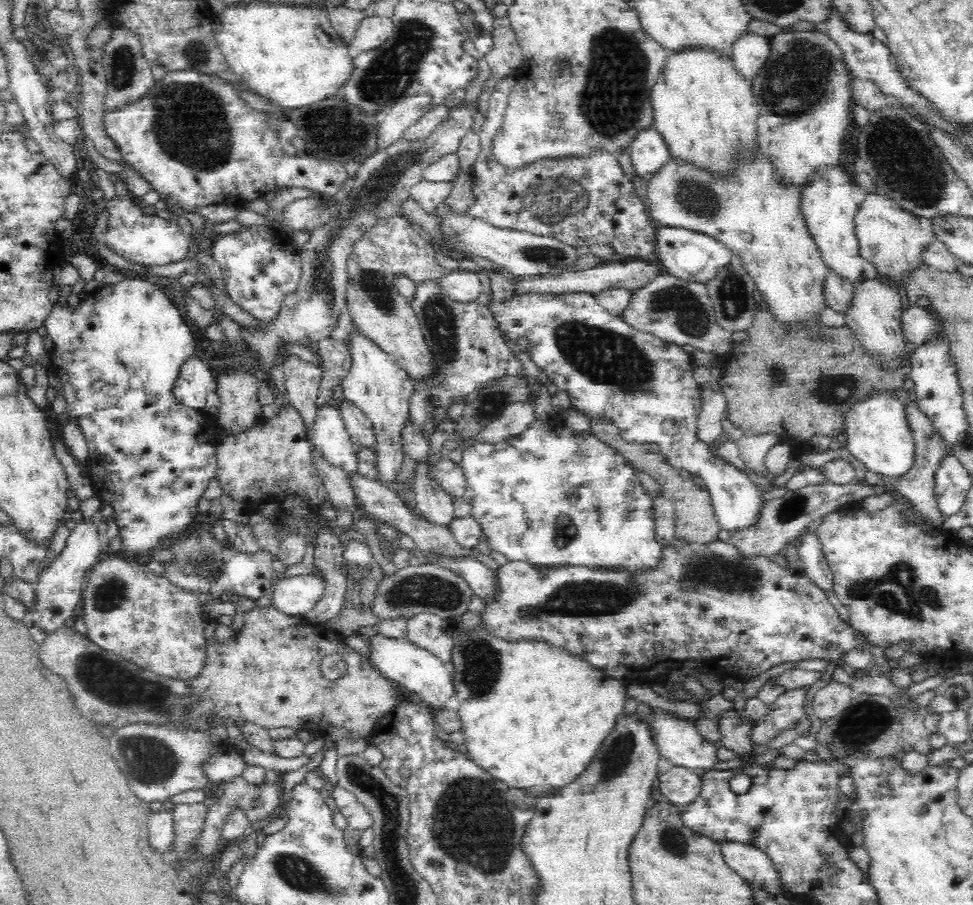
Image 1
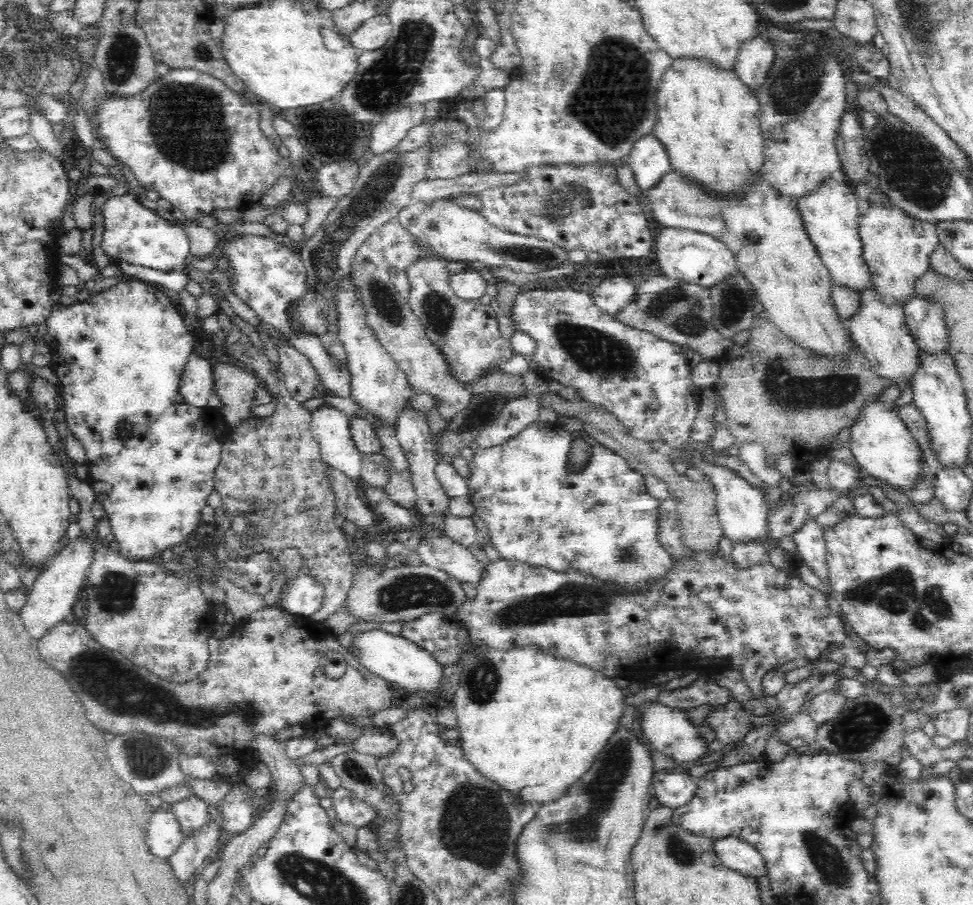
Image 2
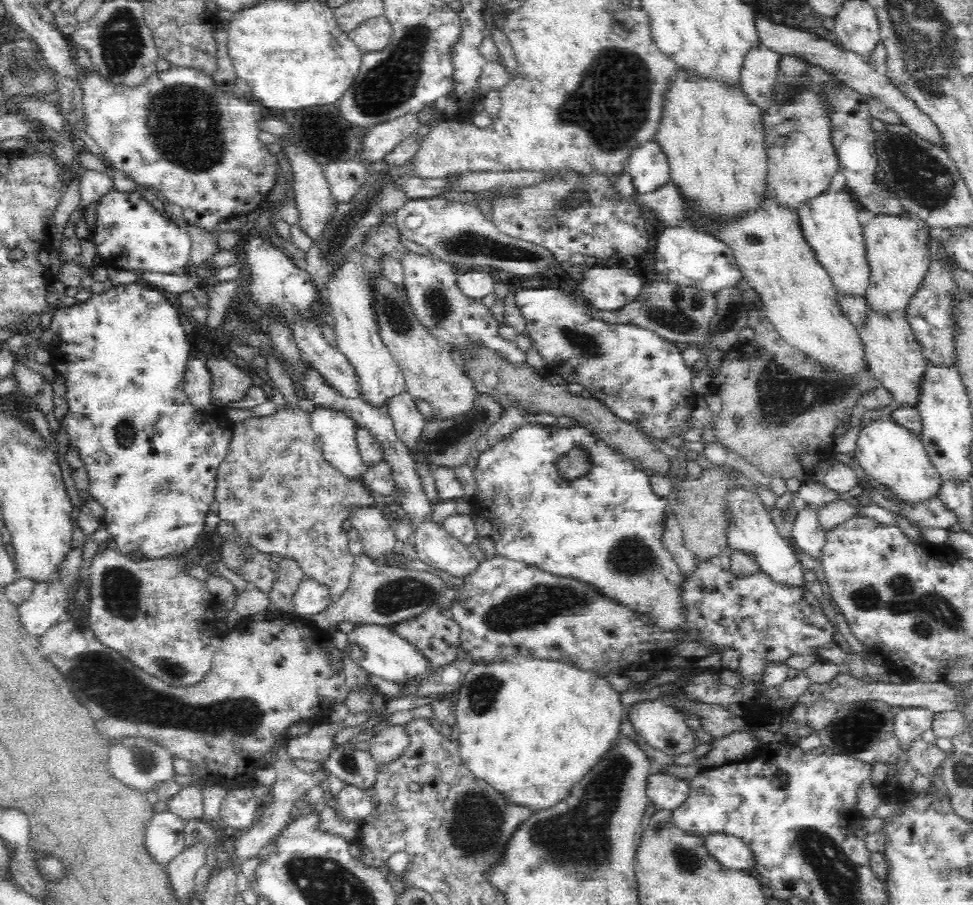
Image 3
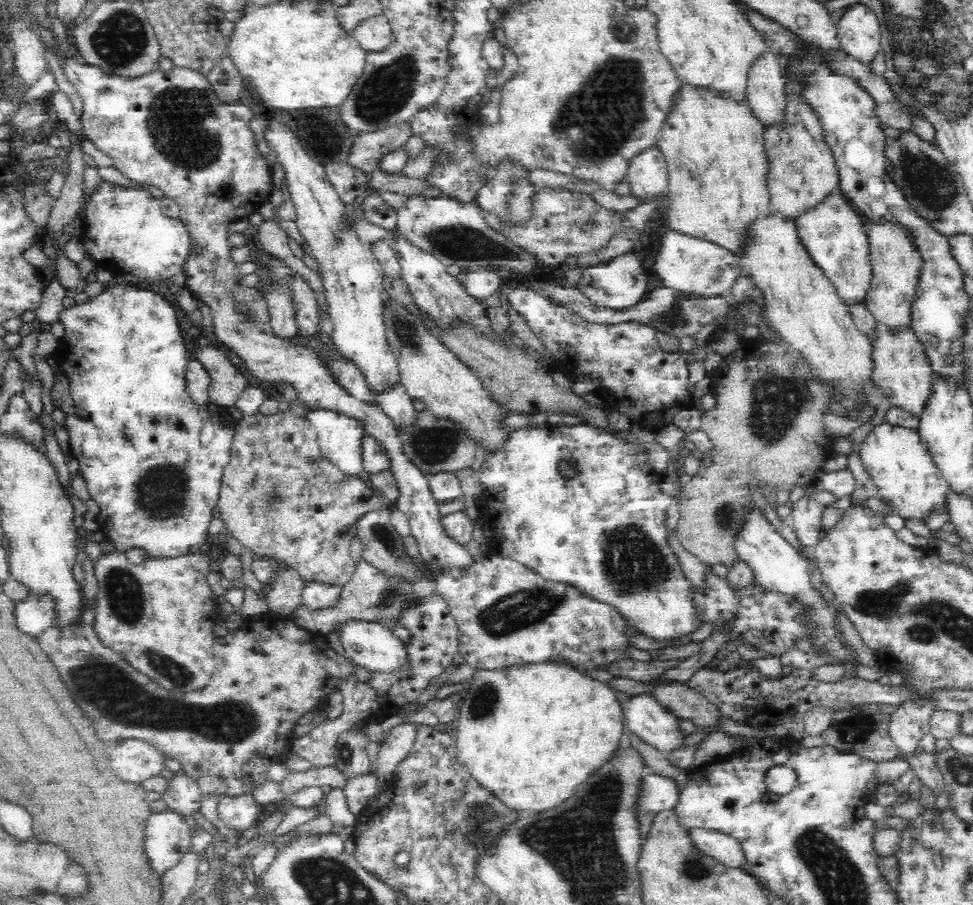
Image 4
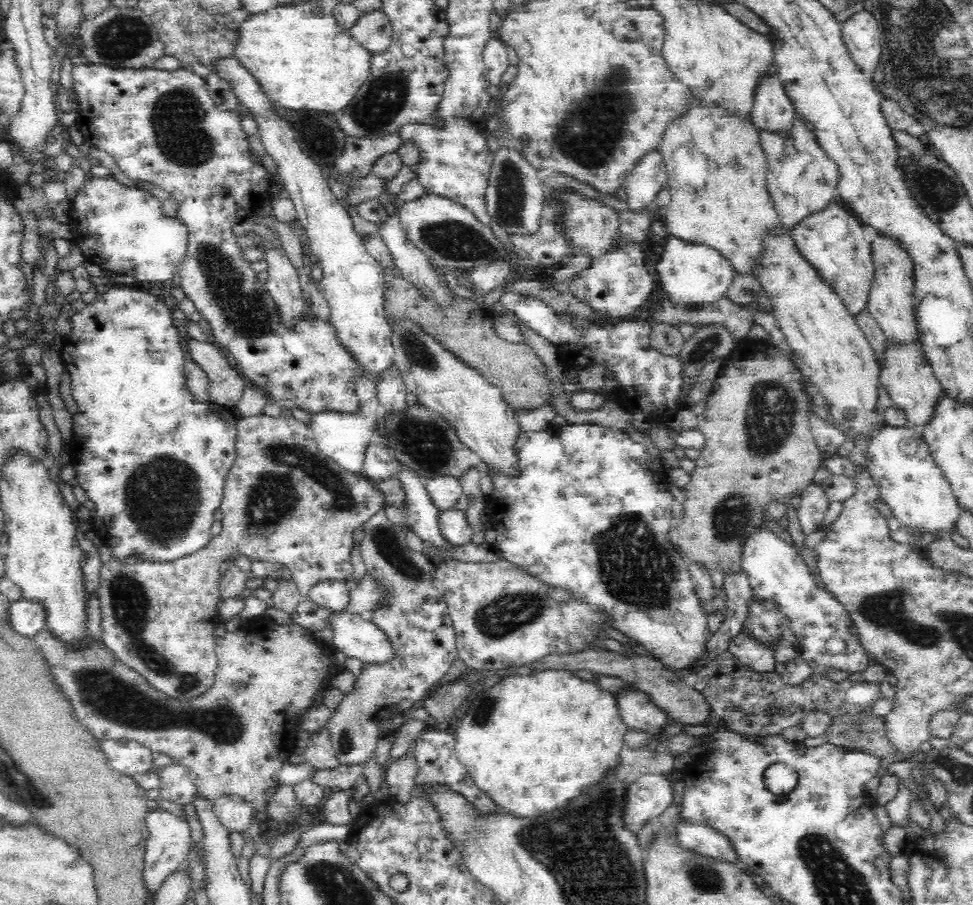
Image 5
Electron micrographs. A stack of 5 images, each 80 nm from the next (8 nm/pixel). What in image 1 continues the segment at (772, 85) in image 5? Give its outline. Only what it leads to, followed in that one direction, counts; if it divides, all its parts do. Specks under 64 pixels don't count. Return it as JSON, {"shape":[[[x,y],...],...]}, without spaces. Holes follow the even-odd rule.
{"shape":[[[746,32],[732,43],[731,58],[734,60],[736,70],[749,81],[764,66],[768,56],[770,56],[769,37]]]}

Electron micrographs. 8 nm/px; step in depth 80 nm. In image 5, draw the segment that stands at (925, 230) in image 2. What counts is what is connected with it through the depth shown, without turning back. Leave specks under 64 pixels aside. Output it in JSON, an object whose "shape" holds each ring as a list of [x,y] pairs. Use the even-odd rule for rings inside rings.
{"shape":[[[880,231],[877,232],[870,246],[875,275],[867,296],[868,312],[878,322],[888,341],[901,343],[918,339],[915,323],[916,302],[912,255],[906,251],[900,239],[894,239],[892,235],[884,235]]]}

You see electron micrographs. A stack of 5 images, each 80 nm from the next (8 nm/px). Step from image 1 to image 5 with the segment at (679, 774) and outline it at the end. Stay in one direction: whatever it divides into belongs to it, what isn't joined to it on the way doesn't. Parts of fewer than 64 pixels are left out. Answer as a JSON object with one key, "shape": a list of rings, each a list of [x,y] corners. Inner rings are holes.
{"shape":[[[645,774],[629,784],[624,806],[624,823],[637,832],[648,820],[655,822],[659,814],[674,802],[672,782],[664,774]]]}

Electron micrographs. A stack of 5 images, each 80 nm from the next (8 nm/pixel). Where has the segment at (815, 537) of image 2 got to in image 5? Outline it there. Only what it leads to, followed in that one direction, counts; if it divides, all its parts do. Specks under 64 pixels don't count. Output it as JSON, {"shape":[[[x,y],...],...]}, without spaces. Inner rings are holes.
{"shape":[[[819,479],[807,486],[800,497],[800,506],[796,512],[798,522],[800,522],[800,532],[805,537],[821,529],[824,515],[829,510],[829,500],[820,485]]]}

